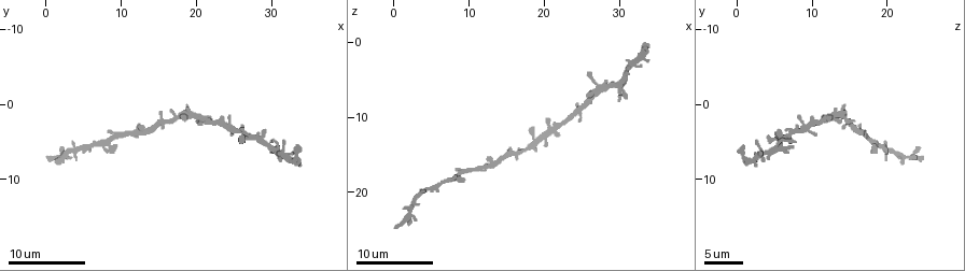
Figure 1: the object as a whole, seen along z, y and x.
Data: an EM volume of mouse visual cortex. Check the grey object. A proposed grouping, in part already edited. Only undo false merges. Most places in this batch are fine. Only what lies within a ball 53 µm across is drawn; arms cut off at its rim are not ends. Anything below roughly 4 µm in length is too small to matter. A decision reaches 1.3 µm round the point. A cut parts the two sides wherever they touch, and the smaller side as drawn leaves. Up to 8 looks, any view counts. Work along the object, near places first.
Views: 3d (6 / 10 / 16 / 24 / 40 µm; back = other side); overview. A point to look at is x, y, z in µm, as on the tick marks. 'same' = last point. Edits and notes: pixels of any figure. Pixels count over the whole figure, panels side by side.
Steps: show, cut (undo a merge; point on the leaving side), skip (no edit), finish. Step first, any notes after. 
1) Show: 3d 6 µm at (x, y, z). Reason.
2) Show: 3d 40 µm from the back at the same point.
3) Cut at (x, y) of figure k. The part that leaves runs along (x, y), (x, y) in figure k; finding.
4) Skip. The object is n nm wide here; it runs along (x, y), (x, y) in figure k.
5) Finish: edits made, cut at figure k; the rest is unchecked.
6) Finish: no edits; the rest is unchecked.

Show: 3d 10 µm at (8.5, 4.5, 17.5). A narrow waist.

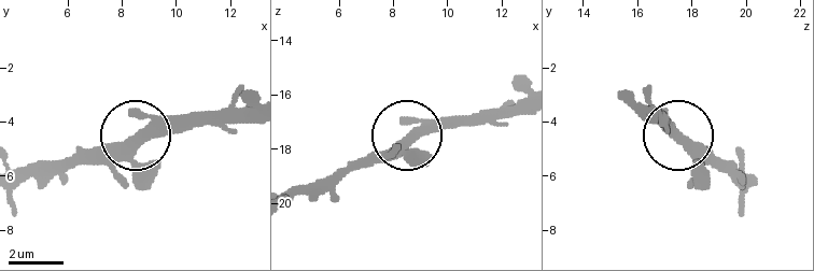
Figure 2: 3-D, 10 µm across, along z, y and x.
Skip. It runs along (523, 98), (412, 128), (359, 165) in figure 2; all the same neuron.

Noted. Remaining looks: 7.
Show: 3d 10 µm at (27.0, 4.0, 7.0). Three-way junction.

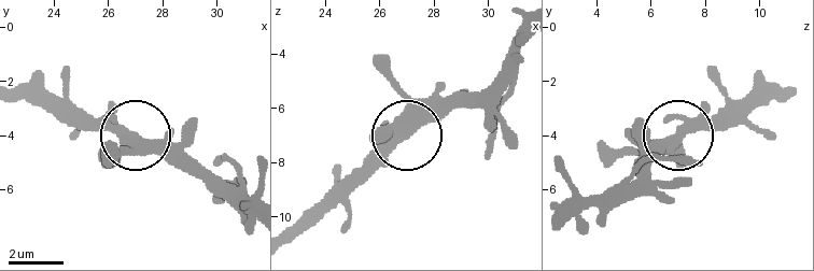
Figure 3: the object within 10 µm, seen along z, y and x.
Skip. It runs along (292, 239), (449, 94) in figure 3; all the same neuron.

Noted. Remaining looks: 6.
Show: 3d 10 µm at (21.5, 2.5, 11.5). Three-way junction.

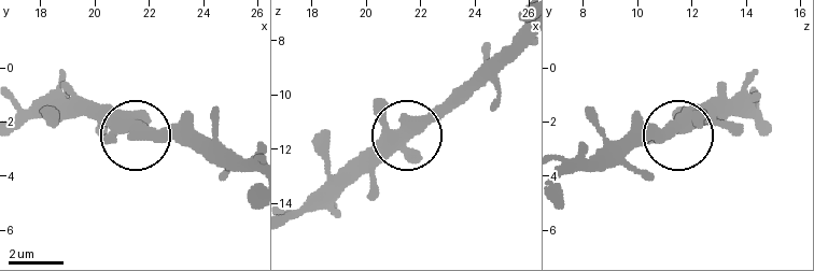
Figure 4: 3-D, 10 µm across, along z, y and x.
Skip. 3 arms meet here; continuous, no second neuron.

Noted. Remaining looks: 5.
Show: 3d 16 µm at (18.0, 1.5, 14.0). Thin arm on a thick one.

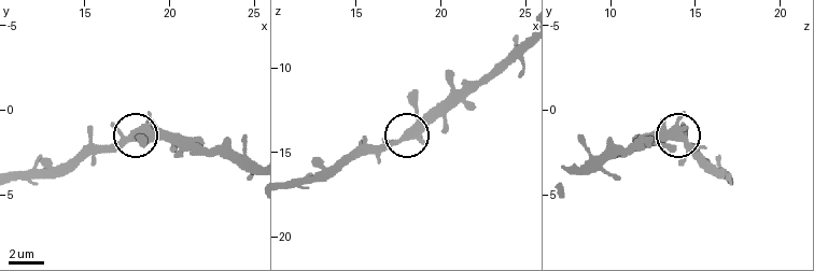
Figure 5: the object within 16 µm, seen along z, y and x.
Show: 3d 16 µm from the back at (17.8, 1.4, 14.1).

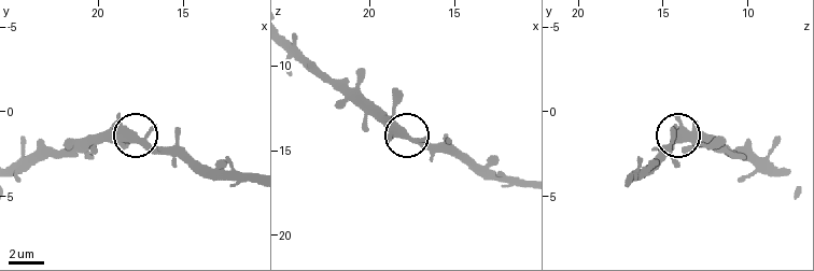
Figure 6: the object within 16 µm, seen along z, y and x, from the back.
Skip. The side arm is 24 µm long; 3 arms meet here; all the same neuron.

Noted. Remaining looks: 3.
Finish: no edits; the rest is unchecked.

